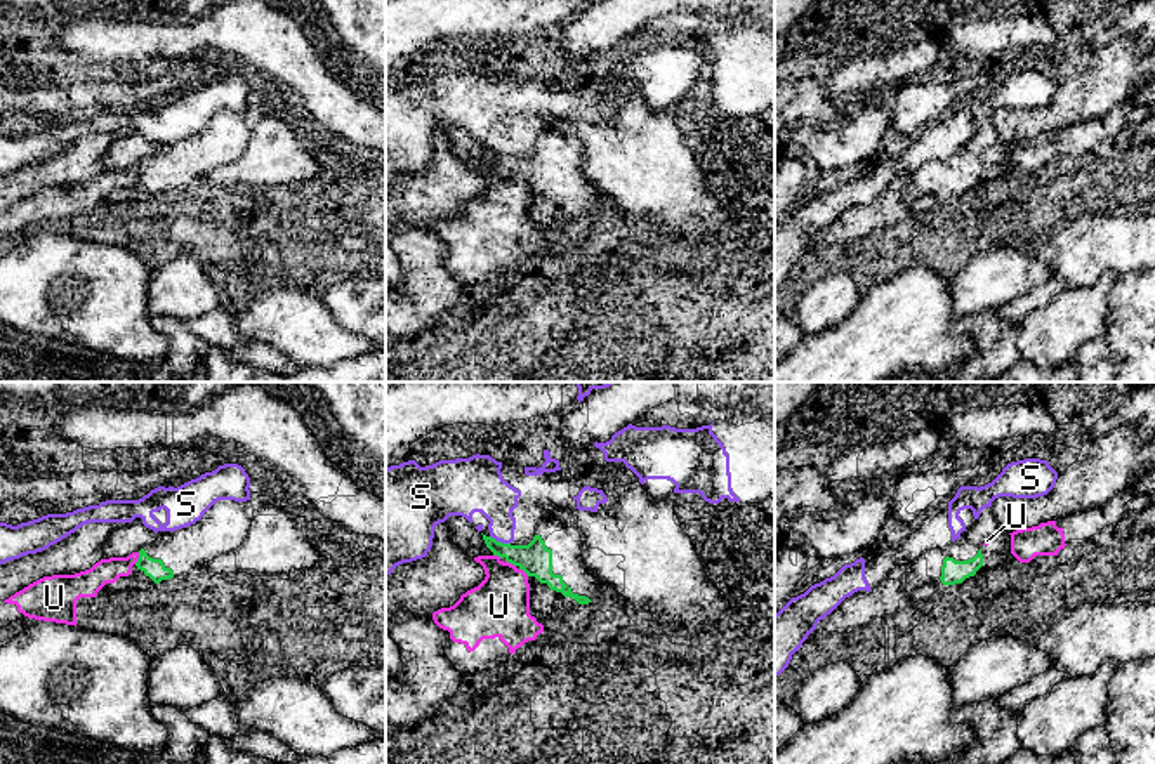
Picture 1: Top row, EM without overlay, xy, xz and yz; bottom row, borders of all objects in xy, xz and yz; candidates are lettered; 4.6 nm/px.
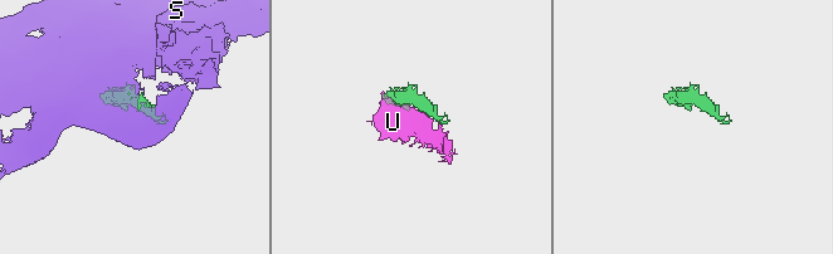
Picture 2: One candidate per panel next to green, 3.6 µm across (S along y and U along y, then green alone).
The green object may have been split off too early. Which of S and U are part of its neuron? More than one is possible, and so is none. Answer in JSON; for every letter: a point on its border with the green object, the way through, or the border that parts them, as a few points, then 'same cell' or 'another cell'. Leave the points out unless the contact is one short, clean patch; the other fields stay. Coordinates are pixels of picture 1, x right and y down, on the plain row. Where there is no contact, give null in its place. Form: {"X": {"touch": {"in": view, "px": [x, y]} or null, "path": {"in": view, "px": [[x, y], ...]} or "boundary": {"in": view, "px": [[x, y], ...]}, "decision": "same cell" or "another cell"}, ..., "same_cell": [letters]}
{"S": {"touch": {"in": "xz", "px": [501, 153]}, "boundary": {"in": "xz", "px": [[490, 146], [509, 155]]}, "decision": "another cell"}, "U": {"touch": {"in": "xy", "px": [139, 169]}, "decision": "another cell"}, "same_cell": []}

